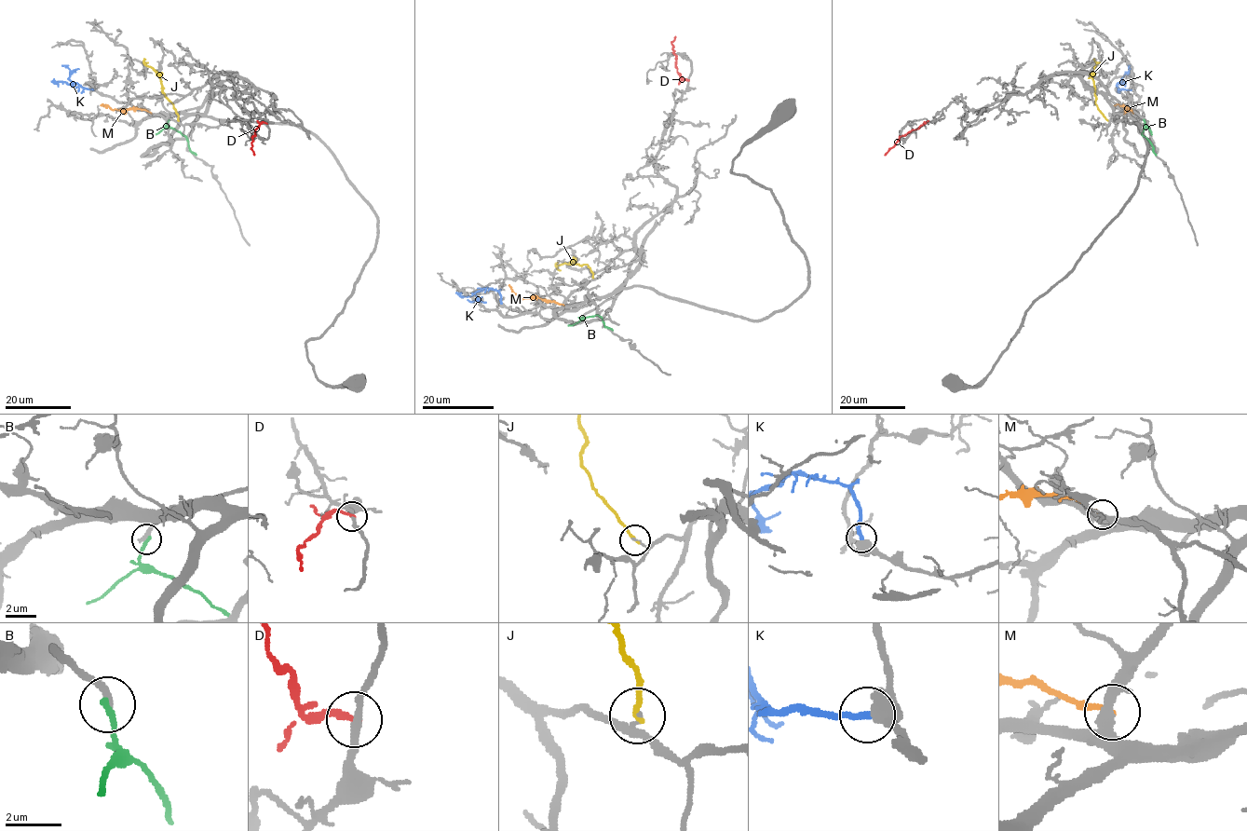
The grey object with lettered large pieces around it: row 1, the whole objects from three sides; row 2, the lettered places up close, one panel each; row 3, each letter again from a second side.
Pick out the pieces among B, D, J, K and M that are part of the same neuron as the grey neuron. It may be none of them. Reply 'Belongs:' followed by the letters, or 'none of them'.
Belongs: K

